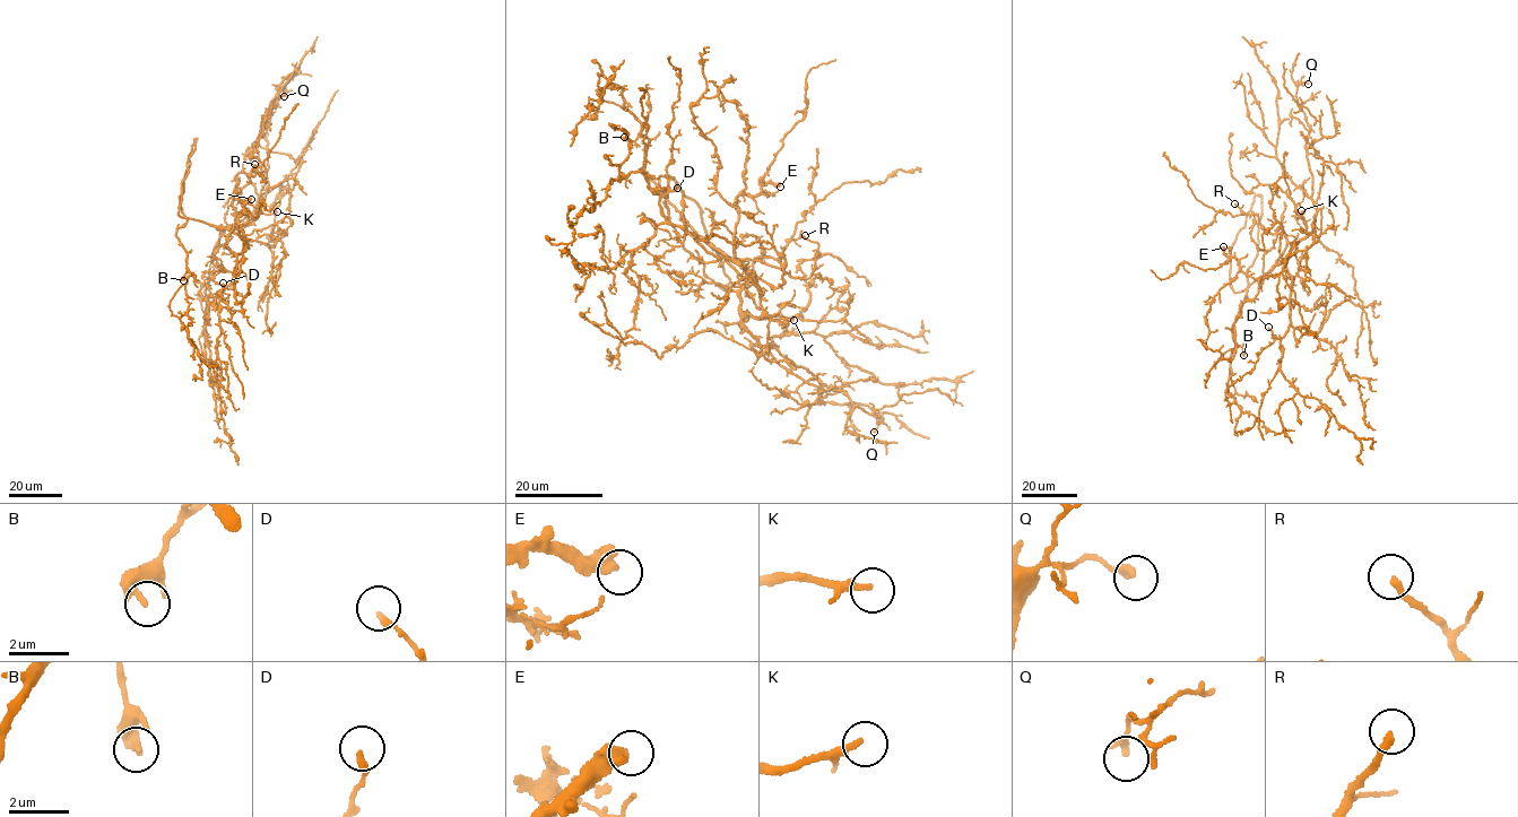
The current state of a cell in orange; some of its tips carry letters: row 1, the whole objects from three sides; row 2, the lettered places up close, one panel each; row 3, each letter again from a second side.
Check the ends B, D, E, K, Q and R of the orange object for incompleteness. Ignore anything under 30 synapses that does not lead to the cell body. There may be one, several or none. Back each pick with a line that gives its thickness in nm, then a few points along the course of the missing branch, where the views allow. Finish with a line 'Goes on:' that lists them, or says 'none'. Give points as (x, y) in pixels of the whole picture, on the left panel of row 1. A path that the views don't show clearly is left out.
E: 550 nm thick; missing branch runs (251, 199), (275, 205), (285, 214), (294, 232), (285, 246)
K: 160 nm thick; missing branch runs (277, 211), (283, 210), (292, 175)
R: 220 nm thick; missing branch runs (254, 164), (270, 141), (271, 127), (294, 90), (288, 87), (295, 77), (302, 76)
Goes on: E, K, R

